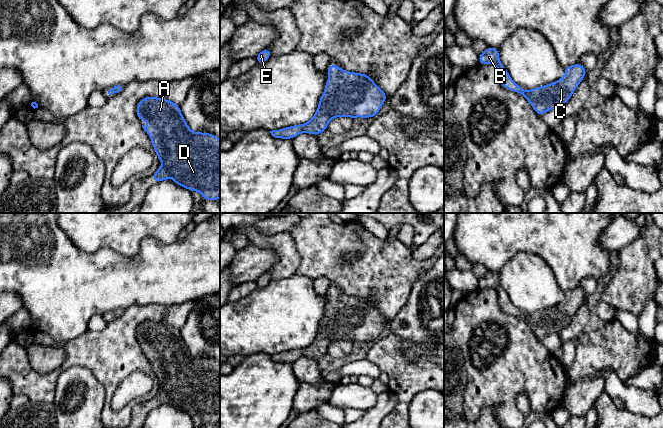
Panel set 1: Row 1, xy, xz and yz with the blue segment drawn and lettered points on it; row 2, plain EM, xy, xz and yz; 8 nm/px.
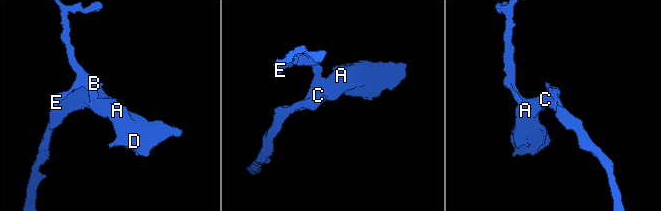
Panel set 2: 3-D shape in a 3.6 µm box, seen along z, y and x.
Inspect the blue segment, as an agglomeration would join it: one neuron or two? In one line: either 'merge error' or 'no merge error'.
no merge error

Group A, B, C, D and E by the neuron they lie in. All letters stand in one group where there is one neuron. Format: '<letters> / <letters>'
A B C D E

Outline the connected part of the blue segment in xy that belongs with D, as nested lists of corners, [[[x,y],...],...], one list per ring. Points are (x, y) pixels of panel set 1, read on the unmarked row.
[[[144,321],[137,328],[136,338],[141,348],[145,341],[148,342],[148,350],[142,351],[151,363],[160,388],[172,388],[174,391],[173,403],[170,392],[160,389],[151,400],[152,404],[172,404],[191,416],[199,415],[204,424],[217,425],[220,422],[220,363],[211,357],[193,356],[186,347],[180,330],[164,322]]]

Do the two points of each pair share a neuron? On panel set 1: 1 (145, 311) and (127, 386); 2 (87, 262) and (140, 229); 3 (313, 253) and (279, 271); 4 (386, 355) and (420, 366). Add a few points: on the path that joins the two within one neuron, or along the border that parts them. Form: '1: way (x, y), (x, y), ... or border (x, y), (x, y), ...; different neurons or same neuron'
1: border (153, 378), (143, 372), (132, 372), (114, 391); different neurons
2: border (86, 252), (110, 248), (120, 254), (131, 257); different neurons
3: border (292, 237), (300, 259), (296, 272); different neurons
4: way (394, 363), (397, 366), (412, 366); same neuron

